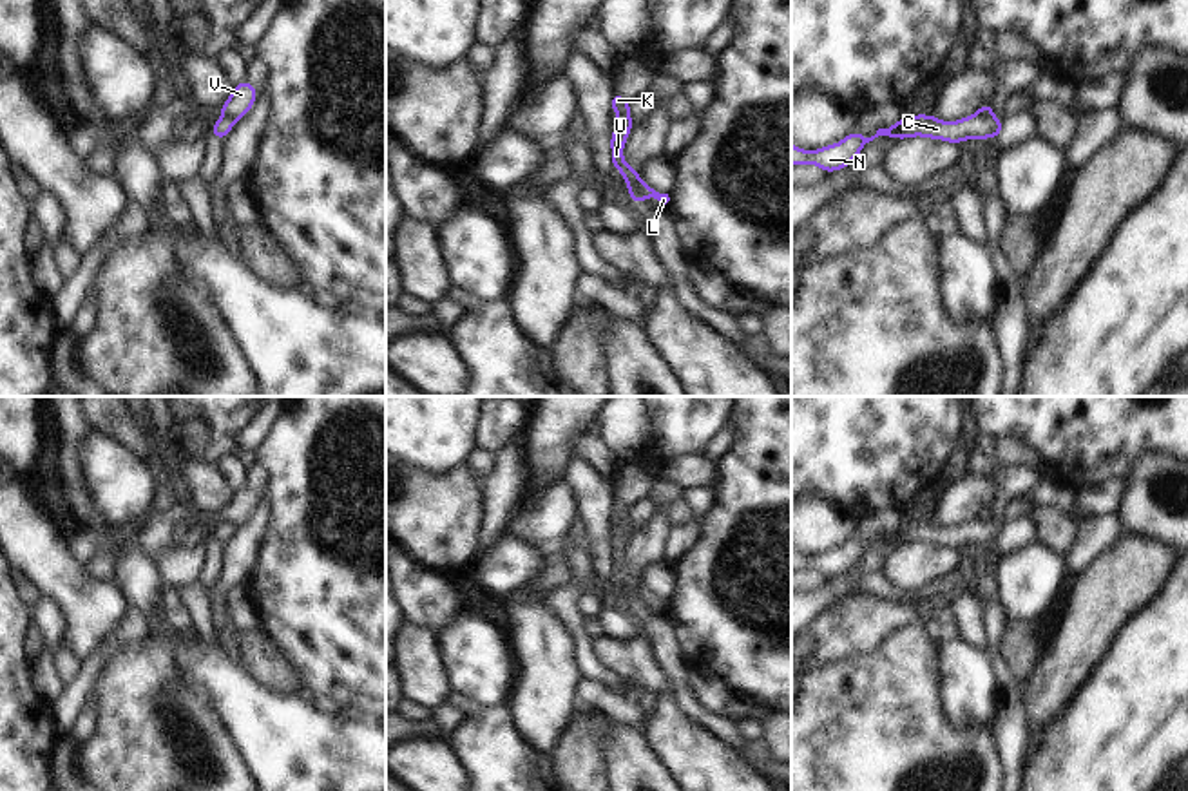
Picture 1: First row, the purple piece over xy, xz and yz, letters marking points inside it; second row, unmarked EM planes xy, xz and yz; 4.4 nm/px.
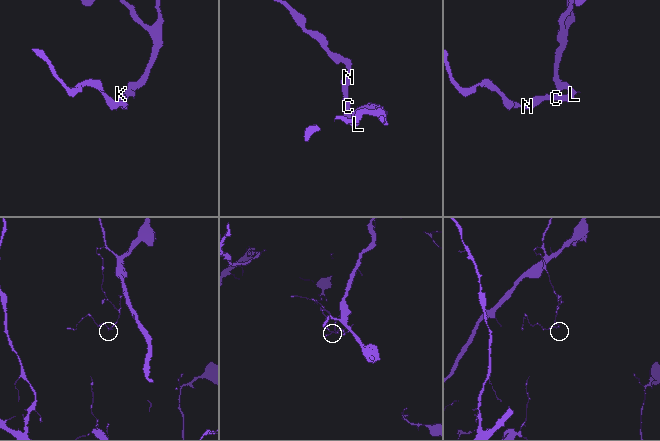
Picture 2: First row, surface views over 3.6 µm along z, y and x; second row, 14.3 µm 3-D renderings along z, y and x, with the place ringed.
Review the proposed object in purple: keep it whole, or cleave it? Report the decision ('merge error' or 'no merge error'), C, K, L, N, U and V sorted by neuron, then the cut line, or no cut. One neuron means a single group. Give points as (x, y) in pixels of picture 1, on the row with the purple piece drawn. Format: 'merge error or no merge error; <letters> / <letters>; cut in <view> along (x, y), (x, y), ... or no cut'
merge error; C K N U / L V; cut in xz along (640, 178), (631, 187), (643, 198)

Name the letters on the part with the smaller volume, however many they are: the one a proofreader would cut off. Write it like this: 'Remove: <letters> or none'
Remove: C, K, N, U

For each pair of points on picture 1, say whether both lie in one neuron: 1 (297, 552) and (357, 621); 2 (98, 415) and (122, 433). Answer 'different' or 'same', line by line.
1: same
2: same

